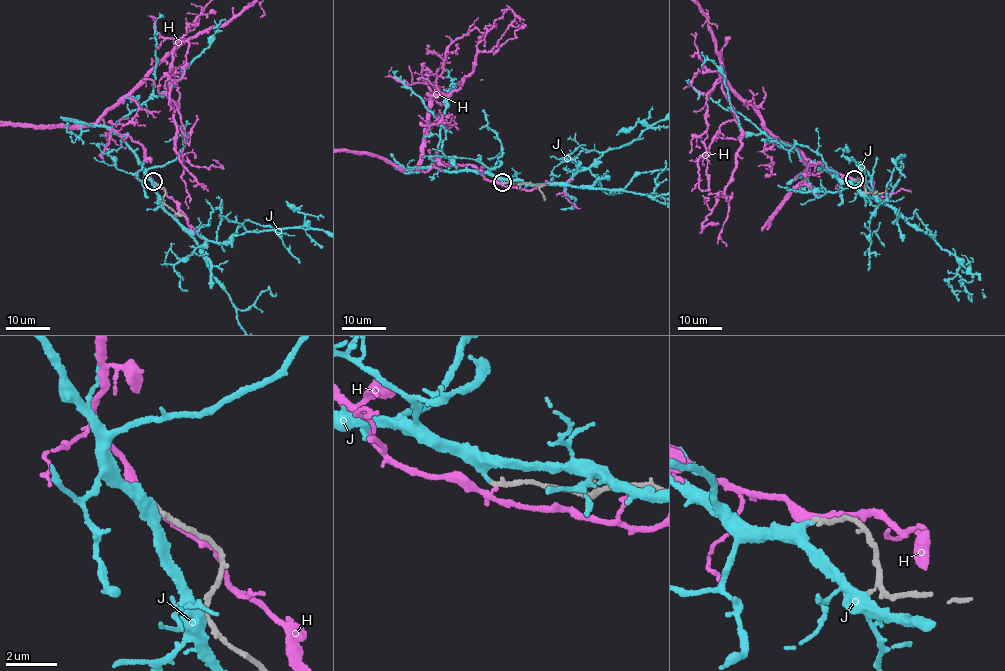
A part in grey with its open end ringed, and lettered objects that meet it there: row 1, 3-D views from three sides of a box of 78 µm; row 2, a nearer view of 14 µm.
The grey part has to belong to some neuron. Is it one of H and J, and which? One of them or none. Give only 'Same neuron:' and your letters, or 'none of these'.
Same neuron: none of these

